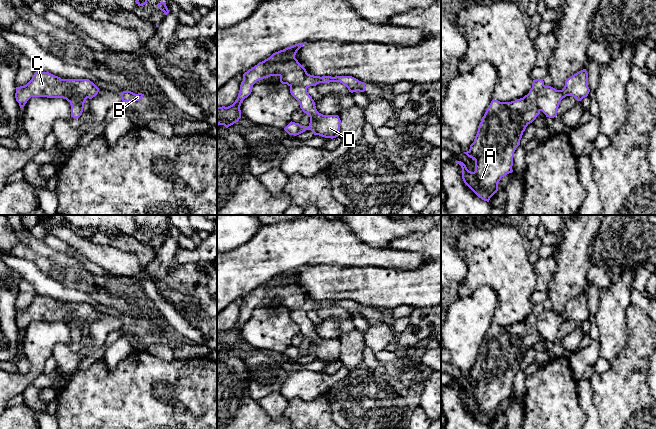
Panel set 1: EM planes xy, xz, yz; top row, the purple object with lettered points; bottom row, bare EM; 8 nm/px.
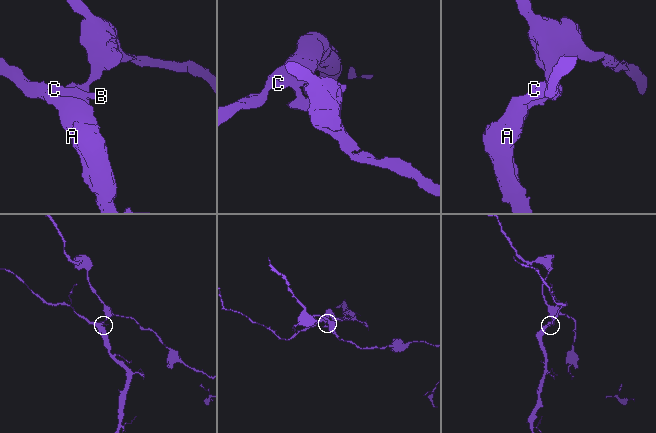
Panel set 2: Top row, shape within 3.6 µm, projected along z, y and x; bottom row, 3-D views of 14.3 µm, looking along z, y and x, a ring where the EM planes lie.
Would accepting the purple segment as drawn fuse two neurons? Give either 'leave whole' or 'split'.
split

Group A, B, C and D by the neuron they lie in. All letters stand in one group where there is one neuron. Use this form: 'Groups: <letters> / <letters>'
Groups: A B C / D

